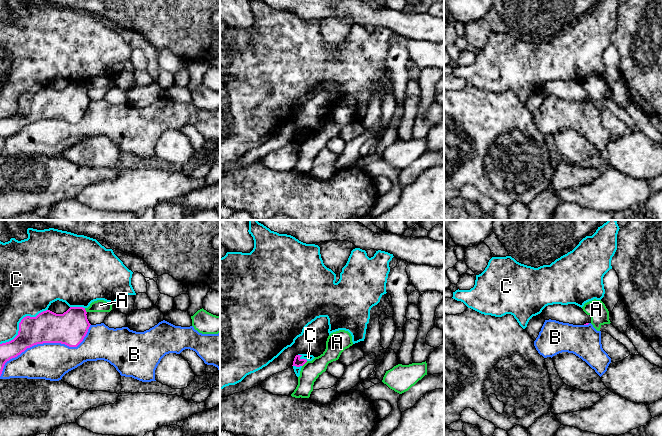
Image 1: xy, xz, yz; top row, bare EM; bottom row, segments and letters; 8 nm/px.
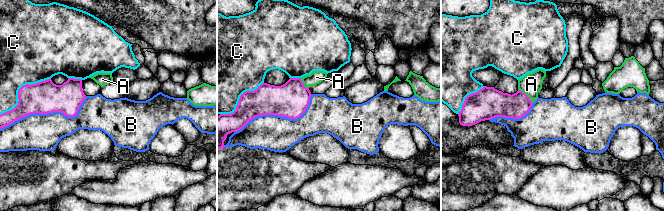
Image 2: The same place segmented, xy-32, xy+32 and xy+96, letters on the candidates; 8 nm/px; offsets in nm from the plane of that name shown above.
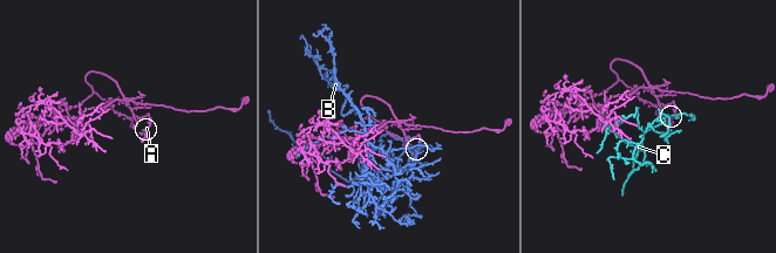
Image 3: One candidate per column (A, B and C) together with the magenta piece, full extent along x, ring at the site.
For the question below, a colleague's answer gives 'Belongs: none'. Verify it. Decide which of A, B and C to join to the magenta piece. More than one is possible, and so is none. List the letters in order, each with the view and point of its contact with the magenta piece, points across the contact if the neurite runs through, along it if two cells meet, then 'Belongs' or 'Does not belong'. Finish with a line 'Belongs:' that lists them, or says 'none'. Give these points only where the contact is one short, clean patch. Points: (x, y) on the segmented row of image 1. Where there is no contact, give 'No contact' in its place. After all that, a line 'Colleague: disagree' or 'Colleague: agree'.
A: Touches magenta at xz (304, 363). Boundary: xz (307, 361), (302, 366). Does not belong
B: Touches magenta at xy (45, 342). Does not belong
C: Touches magenta at xy (19, 323). Does not belong
Belongs: none
Colleague: agree

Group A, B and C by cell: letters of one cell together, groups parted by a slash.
A / B / C

